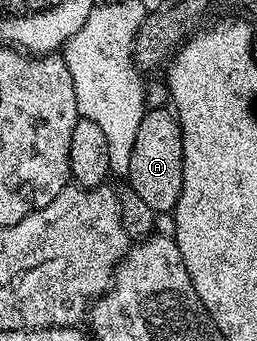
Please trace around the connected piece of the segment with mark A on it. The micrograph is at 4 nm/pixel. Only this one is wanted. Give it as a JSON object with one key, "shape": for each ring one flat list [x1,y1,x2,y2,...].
{"shape":[[164,108,145,111,138,126,126,178,129,178,128,186,153,212,175,211,184,185,184,137,179,119,171,111]]}

